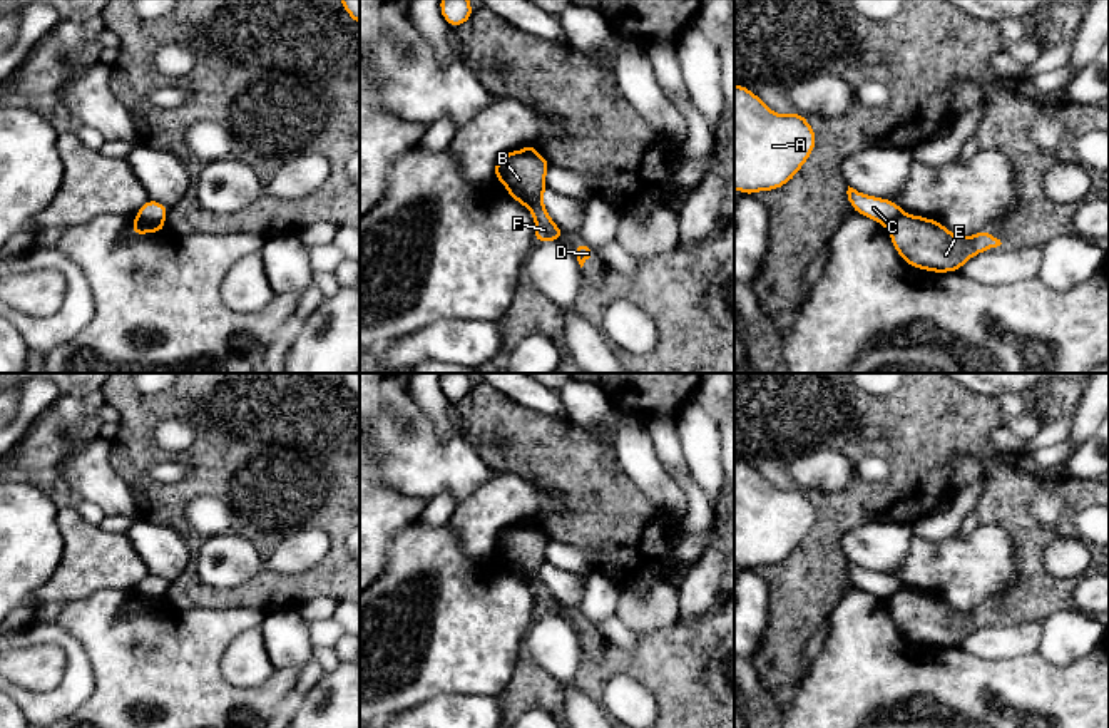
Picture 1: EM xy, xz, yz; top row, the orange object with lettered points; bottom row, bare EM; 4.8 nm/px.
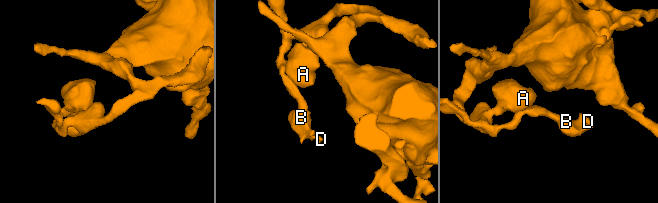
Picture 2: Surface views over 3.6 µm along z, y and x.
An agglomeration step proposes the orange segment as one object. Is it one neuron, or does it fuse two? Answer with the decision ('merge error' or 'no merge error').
merge error

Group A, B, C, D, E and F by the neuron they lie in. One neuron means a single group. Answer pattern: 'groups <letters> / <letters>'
groups A C / B D E F

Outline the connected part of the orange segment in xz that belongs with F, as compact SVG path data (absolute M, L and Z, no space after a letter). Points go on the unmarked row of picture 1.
M512 525L498 532L493 551L509 566L510 574L525 581L535 596L534 618L560 616L564 606L544 581L545 549L550 537L539 527Z

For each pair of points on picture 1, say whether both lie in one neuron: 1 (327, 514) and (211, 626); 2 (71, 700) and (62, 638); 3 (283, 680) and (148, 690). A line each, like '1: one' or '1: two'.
1: two
2: one
3: one

